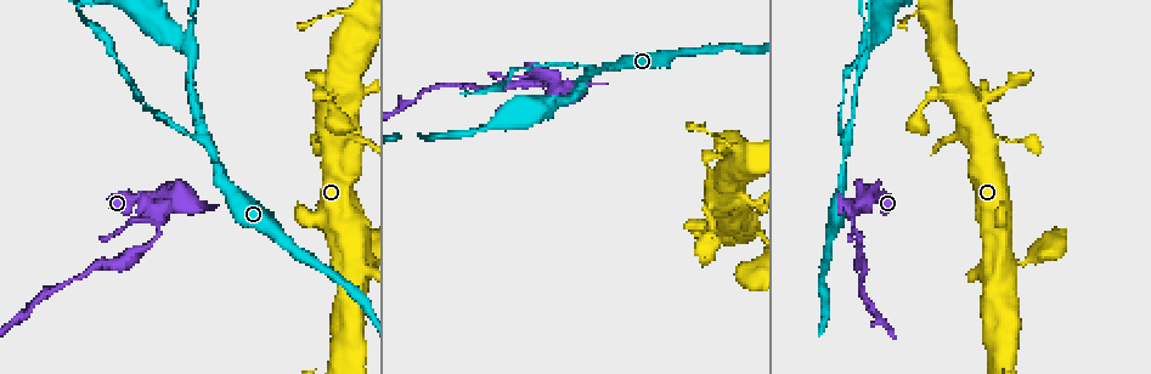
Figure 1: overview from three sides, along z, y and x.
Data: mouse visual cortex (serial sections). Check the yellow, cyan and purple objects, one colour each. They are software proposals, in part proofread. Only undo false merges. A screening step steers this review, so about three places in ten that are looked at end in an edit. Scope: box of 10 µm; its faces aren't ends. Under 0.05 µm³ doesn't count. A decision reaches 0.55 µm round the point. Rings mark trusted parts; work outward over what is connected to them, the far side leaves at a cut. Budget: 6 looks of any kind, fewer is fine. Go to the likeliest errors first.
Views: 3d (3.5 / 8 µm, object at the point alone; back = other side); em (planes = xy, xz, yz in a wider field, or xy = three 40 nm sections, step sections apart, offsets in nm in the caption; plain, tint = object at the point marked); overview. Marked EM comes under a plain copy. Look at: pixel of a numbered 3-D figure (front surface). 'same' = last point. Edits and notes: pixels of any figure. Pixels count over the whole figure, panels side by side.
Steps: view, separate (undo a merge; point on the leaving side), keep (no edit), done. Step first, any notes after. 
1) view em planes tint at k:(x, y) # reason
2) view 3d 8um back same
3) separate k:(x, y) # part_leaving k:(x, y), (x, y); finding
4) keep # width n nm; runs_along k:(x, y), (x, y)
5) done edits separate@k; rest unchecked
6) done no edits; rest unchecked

view 3d 3.5um back at 1:(592, 72) # two arms in line, one across

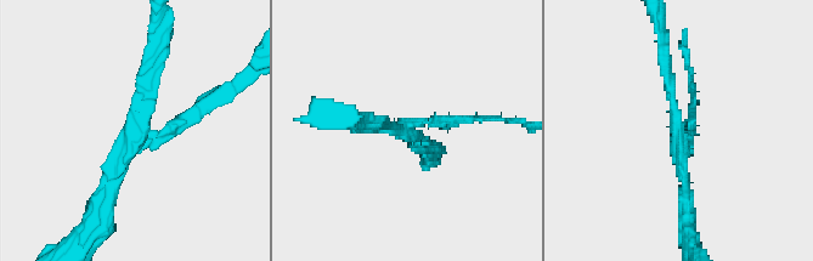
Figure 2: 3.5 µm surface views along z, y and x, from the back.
view em xy step 1 tint at 2:(401, 133) # arms 3; arm_widths 150, 150, 200 nm; shape alone is not enough

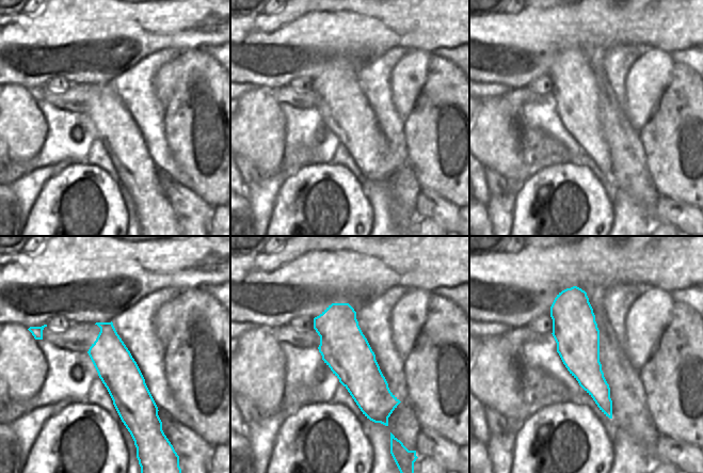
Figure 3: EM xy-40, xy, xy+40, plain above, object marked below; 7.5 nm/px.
separate 2:(184, 120) # part_leaving 2:(147, 141), (188, 119), (230, 81); a second cell is stuck on

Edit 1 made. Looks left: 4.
view 3d 3.5um at 1:(860, 202) # abrupt turn

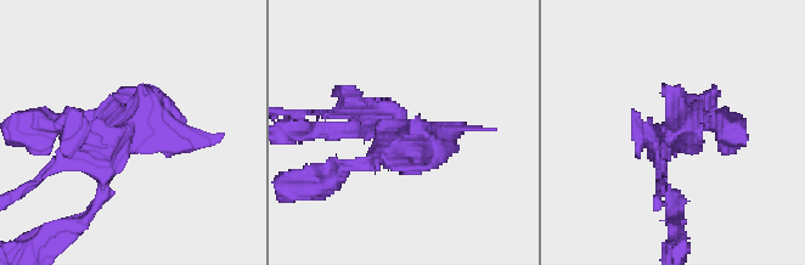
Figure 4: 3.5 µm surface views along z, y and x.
view em xy step 2 tint at 4:(129, 131) # now the EM

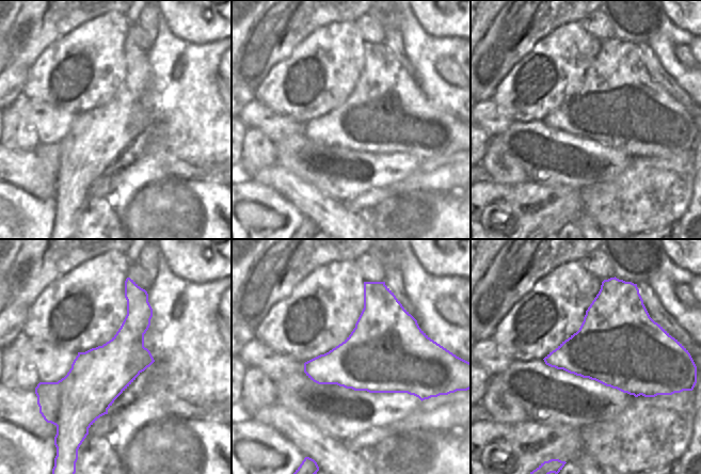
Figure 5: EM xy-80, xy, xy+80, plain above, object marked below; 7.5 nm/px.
keep # runs_along 4:(722, 120), (663, 142), (670, 195); one cell here

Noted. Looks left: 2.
view 3d 3.5um back at 1:(187, 43) # sudden change in width

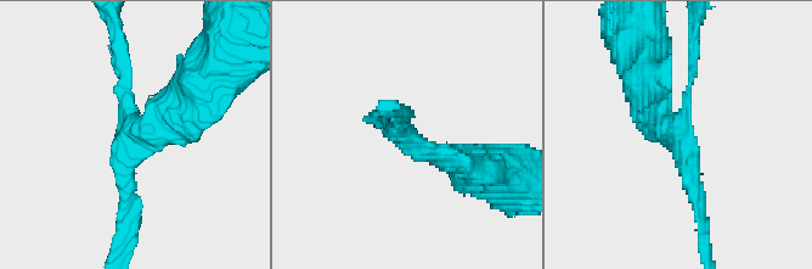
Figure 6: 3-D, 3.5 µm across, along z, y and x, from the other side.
view em xy step 5 tint at 6:(675, 136) # shape alone is not enough

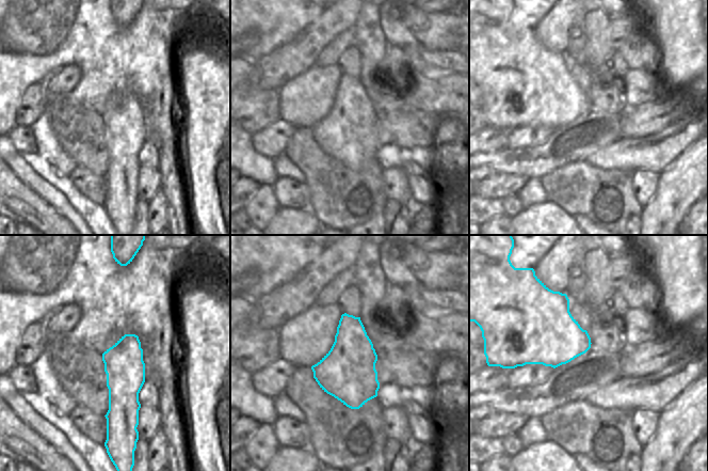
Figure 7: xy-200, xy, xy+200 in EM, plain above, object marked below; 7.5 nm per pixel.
keep # arms 3; arm_widths 100, 200, 350 nm; runs_along 6:(130, 209), (134, 132), (195, 94); one cell here

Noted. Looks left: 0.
done edits separate@2; rest unchecked

